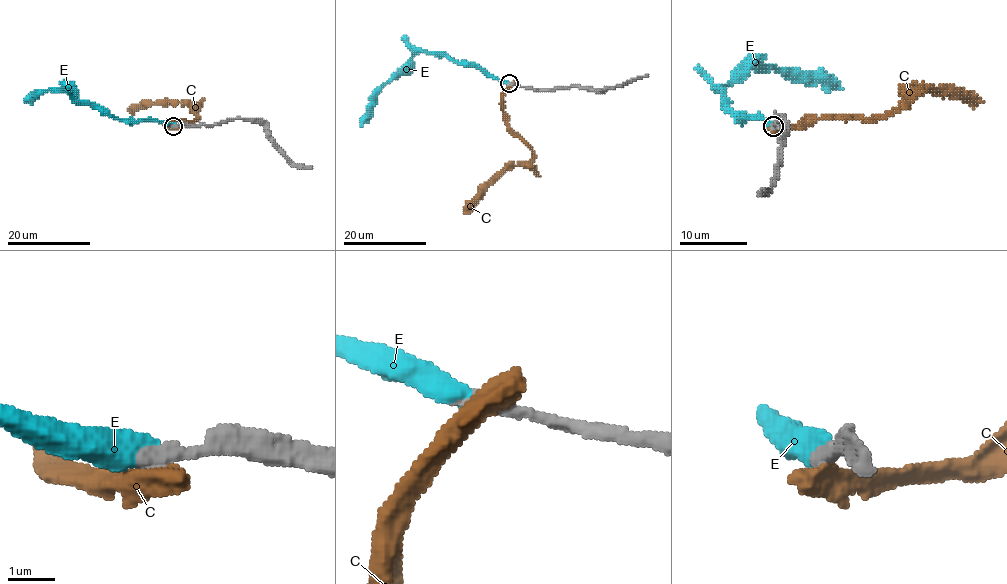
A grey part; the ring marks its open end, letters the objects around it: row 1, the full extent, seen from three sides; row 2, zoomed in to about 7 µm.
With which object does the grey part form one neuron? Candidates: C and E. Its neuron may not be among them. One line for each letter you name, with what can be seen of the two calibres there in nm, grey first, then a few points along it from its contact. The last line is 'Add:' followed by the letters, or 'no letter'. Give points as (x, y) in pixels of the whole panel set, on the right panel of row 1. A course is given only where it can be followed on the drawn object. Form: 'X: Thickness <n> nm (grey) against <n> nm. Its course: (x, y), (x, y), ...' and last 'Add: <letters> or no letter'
E: Thickness 400 nm (grey) against 550 nm. Its course: (774, 126), (764, 119), (739, 117), (727, 107), (725, 97), (719, 90), (747, 64), (823, 72), (841, 87)
Add: E

